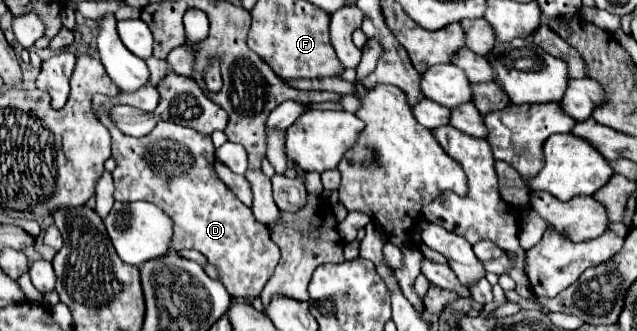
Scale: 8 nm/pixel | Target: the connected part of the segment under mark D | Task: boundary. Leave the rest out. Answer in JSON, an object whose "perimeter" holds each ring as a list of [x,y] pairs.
{"perimeter":[[[145,84],[145,88],[139,88],[137,92],[119,92],[117,96],[111,96],[111,101],[108,105],[105,95],[96,94],[92,109],[111,132],[111,157],[117,162],[117,168],[113,170],[115,200],[145,200],[165,210],[173,220],[173,250],[199,250],[213,266],[217,266],[219,278],[233,298],[257,298],[279,264],[279,248],[271,240],[269,228],[255,222],[251,208],[221,184],[213,170],[215,148],[211,136],[163,120],[143,138],[119,132],[109,120],[106,109],[125,102],[143,112],[153,112],[159,102],[159,92],[151,84]]]}

